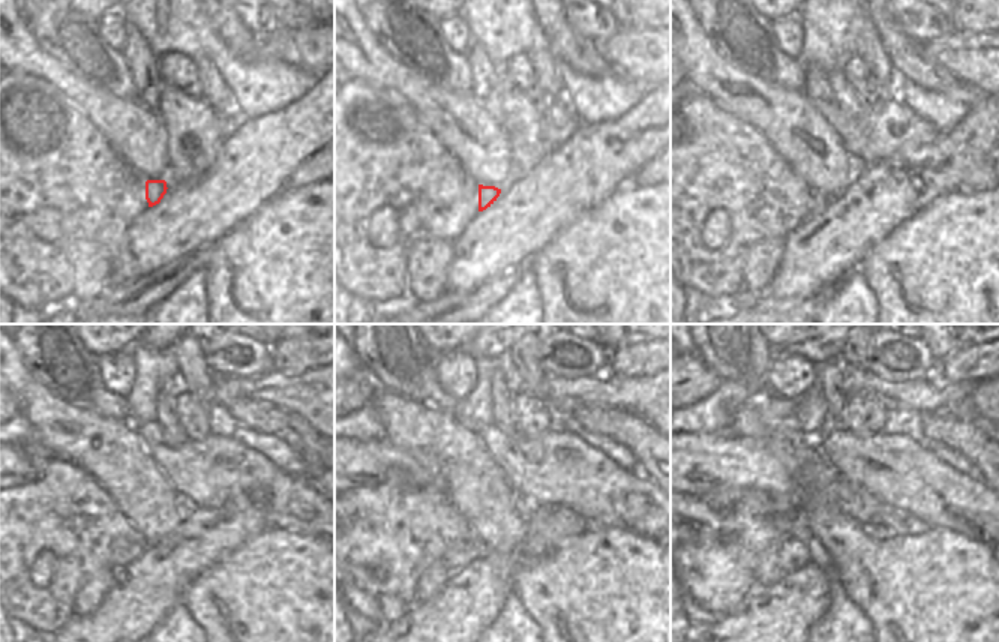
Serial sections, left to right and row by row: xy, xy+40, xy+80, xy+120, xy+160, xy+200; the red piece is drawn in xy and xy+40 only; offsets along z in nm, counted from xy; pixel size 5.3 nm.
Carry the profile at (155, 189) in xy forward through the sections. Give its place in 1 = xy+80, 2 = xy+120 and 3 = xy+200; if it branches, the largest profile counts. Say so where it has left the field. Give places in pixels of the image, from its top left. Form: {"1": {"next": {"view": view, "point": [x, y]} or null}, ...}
{"1": {"next": {"view": "xy+80", "point": [819, 201]}}, "2": {"next": {"view": "xy+120", "point": [137, 549]}}, "3": {"next": {"view": "xy+200", "point": [794, 554]}}}

